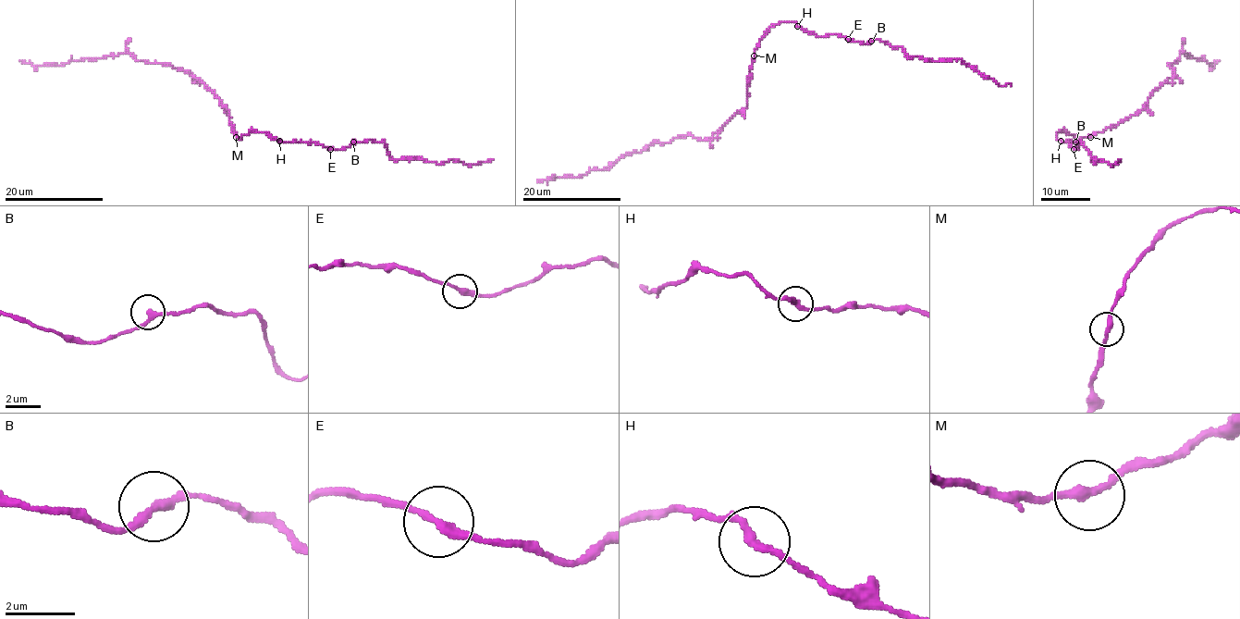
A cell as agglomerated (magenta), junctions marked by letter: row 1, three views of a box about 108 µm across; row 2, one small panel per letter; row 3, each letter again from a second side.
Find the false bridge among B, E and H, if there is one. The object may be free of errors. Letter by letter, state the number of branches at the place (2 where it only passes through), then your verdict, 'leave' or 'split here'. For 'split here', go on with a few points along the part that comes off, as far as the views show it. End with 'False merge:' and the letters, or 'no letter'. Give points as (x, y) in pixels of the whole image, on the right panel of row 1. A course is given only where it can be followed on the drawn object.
B: 2 | leave
E: 2 | leave
H: 2 | leave
False merge: no letter

